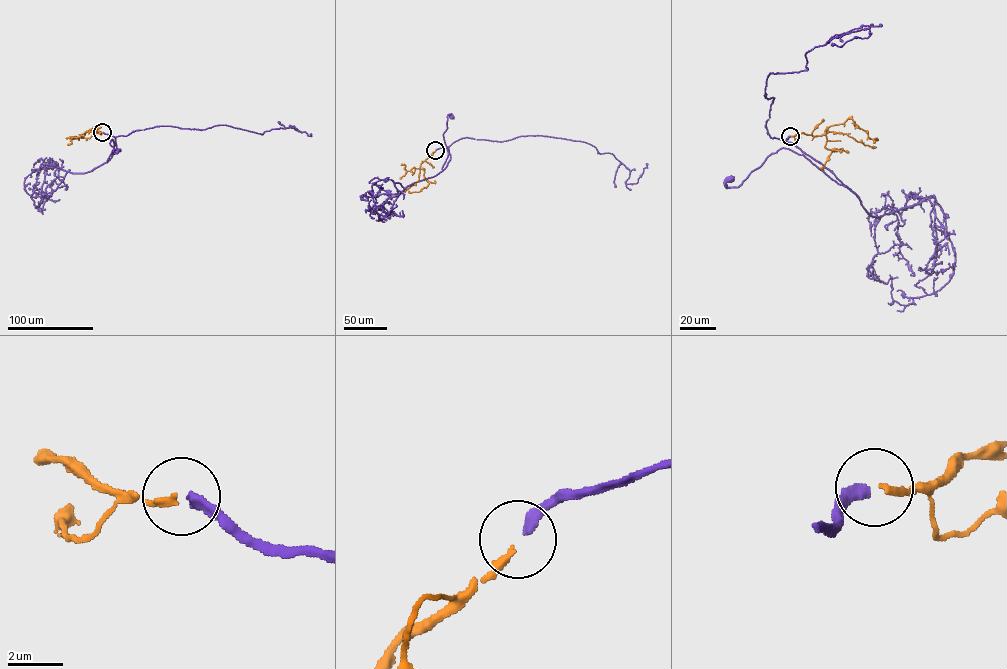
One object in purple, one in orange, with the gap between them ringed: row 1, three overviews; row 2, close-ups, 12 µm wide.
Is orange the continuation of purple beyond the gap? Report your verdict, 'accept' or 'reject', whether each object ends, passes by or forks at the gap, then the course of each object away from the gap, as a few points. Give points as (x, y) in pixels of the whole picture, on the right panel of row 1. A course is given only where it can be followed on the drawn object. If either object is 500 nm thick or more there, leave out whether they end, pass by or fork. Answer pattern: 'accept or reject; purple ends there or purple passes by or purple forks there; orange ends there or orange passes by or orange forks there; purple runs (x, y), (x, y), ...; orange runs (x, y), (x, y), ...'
accept; purple ends there; orange ends there; purple runs (790, 136), (788, 142), (828, 168), (843, 184), (803, 155), (780, 148), (738, 187), (726, 187), (729, 180); orange runs (790, 136), (802, 132), (820, 136), (826, 133), (831, 125), (851, 118), (870, 138), (877, 139), (874, 141)

